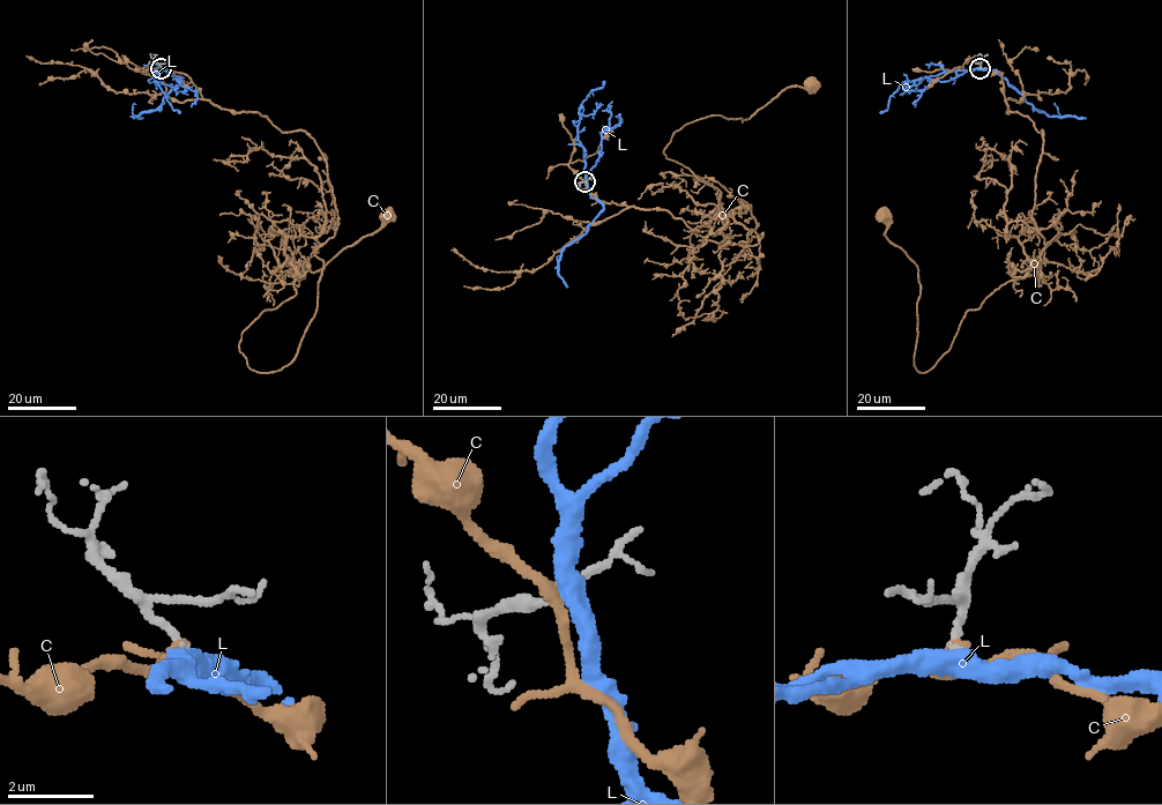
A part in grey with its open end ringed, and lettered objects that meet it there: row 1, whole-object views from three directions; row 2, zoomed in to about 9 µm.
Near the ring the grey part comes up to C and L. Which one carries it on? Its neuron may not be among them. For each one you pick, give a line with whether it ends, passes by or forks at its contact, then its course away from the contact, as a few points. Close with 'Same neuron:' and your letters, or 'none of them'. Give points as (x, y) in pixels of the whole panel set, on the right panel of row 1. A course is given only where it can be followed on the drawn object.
L: it passes by; course (980, 67), (995, 69), (1037, 110), (1086, 118)
Same neuron: L

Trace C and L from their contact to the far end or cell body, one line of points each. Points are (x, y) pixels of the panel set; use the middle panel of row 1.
C: (586, 181), (709, 240), (762, 233), (753, 245), (663, 149), (811, 82)
L: (586, 181), (587, 188), (604, 209), (583, 235), (564, 247), (558, 260), (558, 274), (567, 288)

